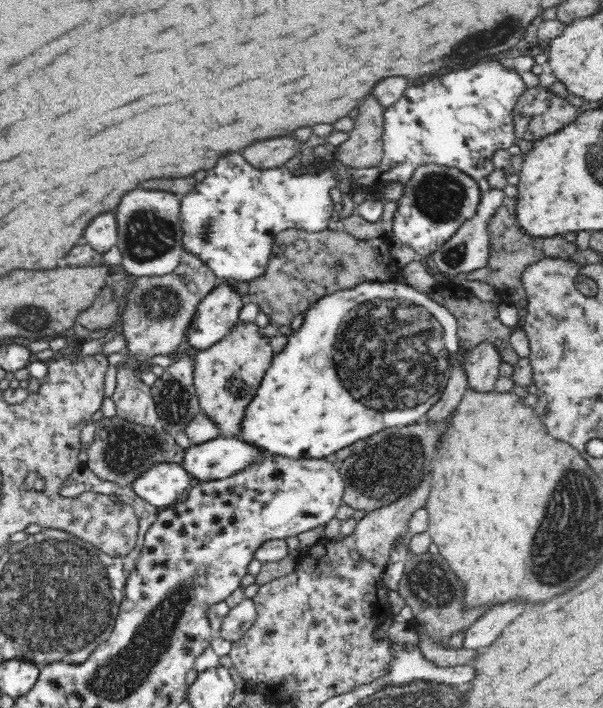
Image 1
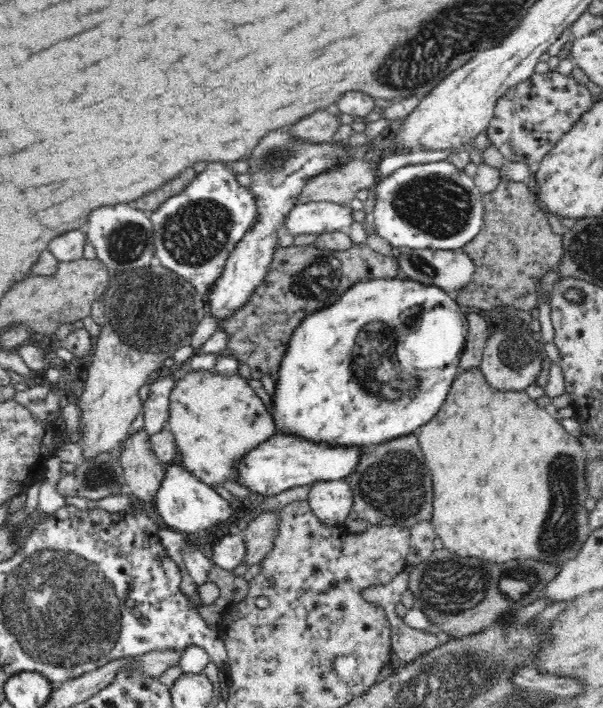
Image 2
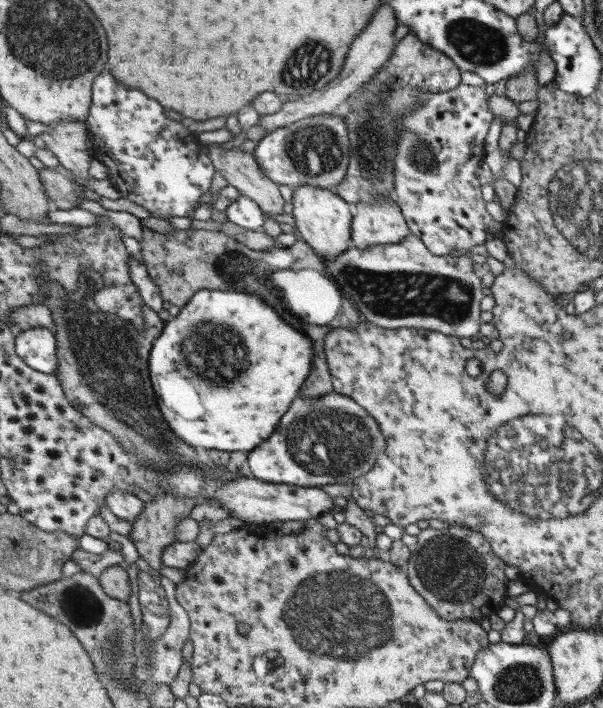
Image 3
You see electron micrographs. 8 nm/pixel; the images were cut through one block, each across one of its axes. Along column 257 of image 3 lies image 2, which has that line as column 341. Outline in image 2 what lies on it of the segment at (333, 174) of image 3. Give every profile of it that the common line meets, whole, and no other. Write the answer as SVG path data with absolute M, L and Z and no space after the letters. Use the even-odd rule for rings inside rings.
M276 130L276 134L268 134L268 138L264 138L264 142L256 146L252 156L248 158L248 174L252 178L250 188L260 196L260 220L236 246L236 250L230 252L230 258L220 278L206 292L208 310L220 320L220 324L230 320L252 300L252 296L256 296L256 290L264 282L278 250L278 234L282 234L280 230L284 230L284 222L290 216L290 210L298 204L306 180L328 170L336 162L344 160L348 154L348 148L336 144L304 144L290 138L286 130Z

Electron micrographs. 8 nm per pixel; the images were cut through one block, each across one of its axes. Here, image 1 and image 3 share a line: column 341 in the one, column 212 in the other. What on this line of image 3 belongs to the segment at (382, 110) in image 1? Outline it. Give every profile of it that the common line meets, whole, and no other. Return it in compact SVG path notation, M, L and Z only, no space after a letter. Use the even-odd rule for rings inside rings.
M209 146L211 158L225 180L235 186L243 196L253 198L269 216L285 212L285 198L281 196L279 184L273 182L259 166L255 154L239 150L223 150L221 146Z

